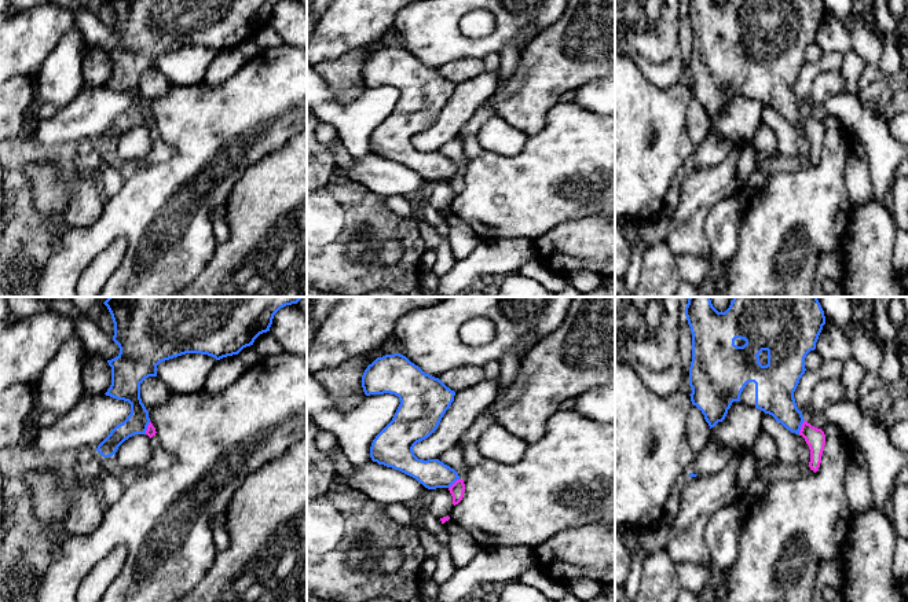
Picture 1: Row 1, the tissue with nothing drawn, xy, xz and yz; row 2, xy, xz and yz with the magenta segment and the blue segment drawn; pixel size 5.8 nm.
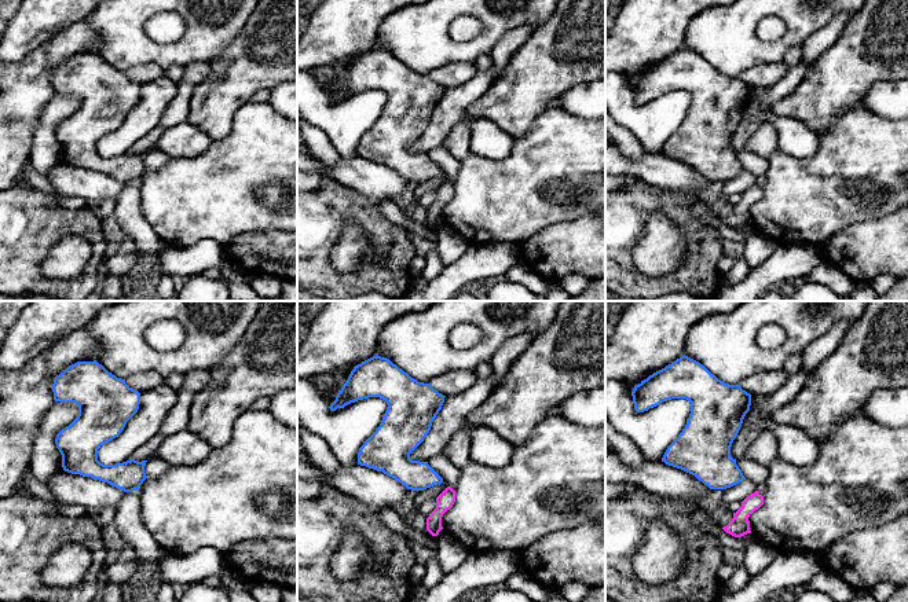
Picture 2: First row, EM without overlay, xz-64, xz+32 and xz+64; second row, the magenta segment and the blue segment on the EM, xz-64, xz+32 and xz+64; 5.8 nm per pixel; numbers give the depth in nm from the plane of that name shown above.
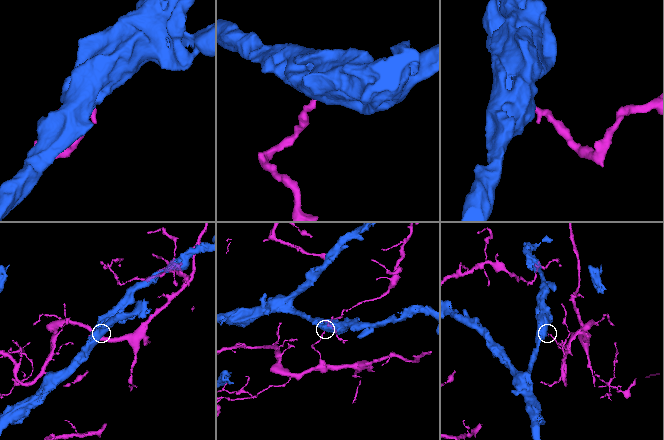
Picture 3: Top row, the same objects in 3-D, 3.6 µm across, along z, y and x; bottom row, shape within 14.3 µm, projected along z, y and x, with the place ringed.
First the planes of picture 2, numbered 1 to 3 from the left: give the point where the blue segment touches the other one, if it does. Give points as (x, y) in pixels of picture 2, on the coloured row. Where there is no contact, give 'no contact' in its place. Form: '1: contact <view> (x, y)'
1: no contact
2: no contact
3: no contact

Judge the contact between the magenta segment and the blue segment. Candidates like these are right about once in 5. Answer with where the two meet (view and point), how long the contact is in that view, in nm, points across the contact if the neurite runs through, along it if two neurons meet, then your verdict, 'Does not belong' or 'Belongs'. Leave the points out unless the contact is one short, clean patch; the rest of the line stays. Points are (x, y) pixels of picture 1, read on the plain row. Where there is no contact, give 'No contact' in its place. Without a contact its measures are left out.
Touches magenta at yz (801, 118). Shared border 90 nm. Boundary: yz (804, 112), (798, 125). Does not belong

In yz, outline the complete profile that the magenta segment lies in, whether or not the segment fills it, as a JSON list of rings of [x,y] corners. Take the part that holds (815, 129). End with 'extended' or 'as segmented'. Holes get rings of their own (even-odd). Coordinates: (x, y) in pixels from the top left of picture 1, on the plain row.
[[[803,113],[799,122],[799,128],[802,128],[806,136],[809,137],[810,142],[809,159],[816,165],[821,155],[821,147],[825,137],[825,126],[821,121],[817,121],[808,115],[806,113]]]; as segmented

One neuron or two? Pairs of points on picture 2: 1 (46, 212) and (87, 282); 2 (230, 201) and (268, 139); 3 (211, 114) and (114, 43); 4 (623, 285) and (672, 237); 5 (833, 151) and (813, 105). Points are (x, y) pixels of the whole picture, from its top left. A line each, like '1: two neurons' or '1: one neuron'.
1: one neuron
2: one neuron
3: two neurons
4: two neurons
5: two neurons

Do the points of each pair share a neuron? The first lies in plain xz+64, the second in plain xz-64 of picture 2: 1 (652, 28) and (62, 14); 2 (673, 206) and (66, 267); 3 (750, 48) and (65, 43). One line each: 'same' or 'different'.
1: same
2: different
3: different

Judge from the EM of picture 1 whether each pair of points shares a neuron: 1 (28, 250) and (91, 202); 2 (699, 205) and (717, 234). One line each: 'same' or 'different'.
1: same
2: different

